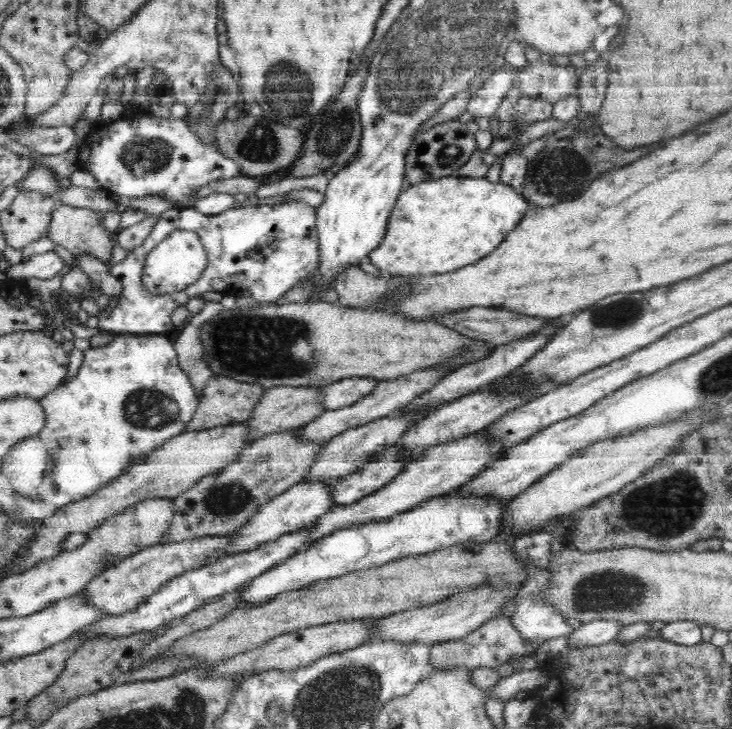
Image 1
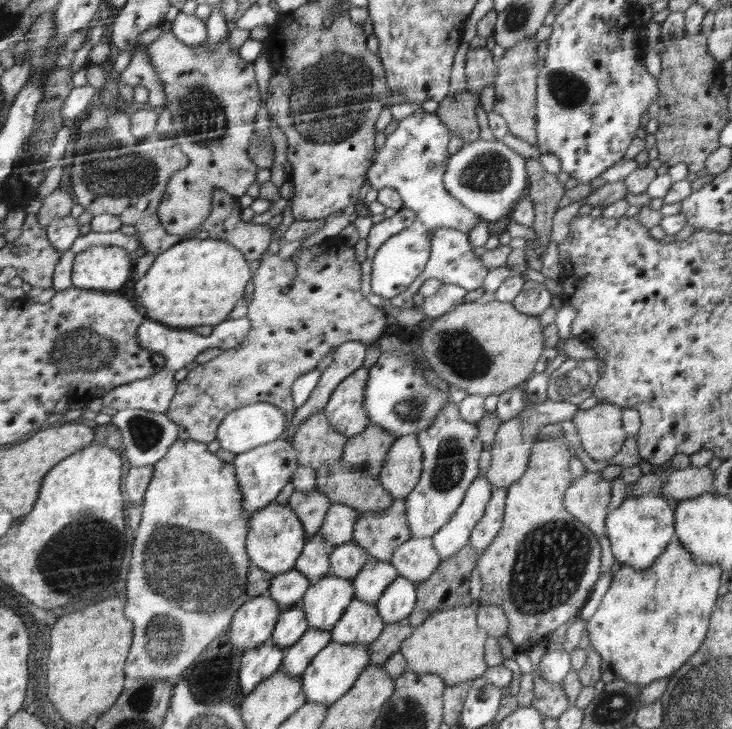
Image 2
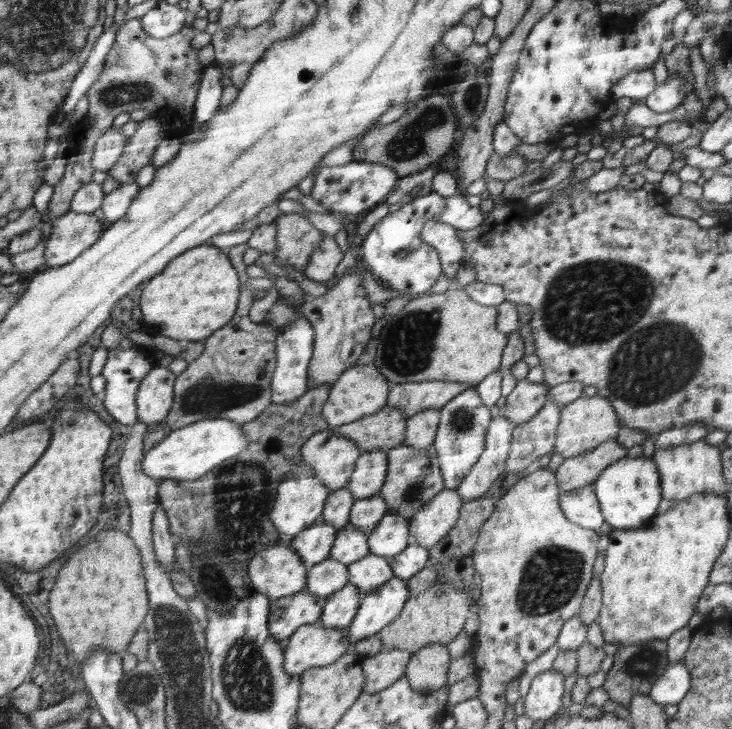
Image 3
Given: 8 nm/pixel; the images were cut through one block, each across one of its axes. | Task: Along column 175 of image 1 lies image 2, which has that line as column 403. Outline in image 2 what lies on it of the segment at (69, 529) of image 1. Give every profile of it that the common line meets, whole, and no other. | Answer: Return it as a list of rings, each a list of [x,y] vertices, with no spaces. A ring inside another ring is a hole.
[[[415,434],[395,440],[388,449],[382,470],[376,476],[392,499],[404,499],[422,478],[423,449]]]

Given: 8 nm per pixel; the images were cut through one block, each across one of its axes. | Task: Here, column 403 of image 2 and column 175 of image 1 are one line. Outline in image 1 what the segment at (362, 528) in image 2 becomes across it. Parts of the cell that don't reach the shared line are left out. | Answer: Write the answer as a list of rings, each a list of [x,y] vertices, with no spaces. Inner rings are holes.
[[[302,427],[270,434],[244,447],[235,461],[203,476],[181,496],[174,499],[173,516],[159,544],[224,536],[238,530],[266,502],[304,480],[317,452],[326,443],[308,443],[300,439]]]

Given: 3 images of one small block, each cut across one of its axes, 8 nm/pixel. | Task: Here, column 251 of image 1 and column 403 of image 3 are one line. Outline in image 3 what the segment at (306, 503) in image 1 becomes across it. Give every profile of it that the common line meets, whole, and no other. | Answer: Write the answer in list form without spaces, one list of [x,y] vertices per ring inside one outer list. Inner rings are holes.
[[[388,513],[379,526],[368,535],[370,554],[391,558],[409,545],[409,520],[398,514]]]

